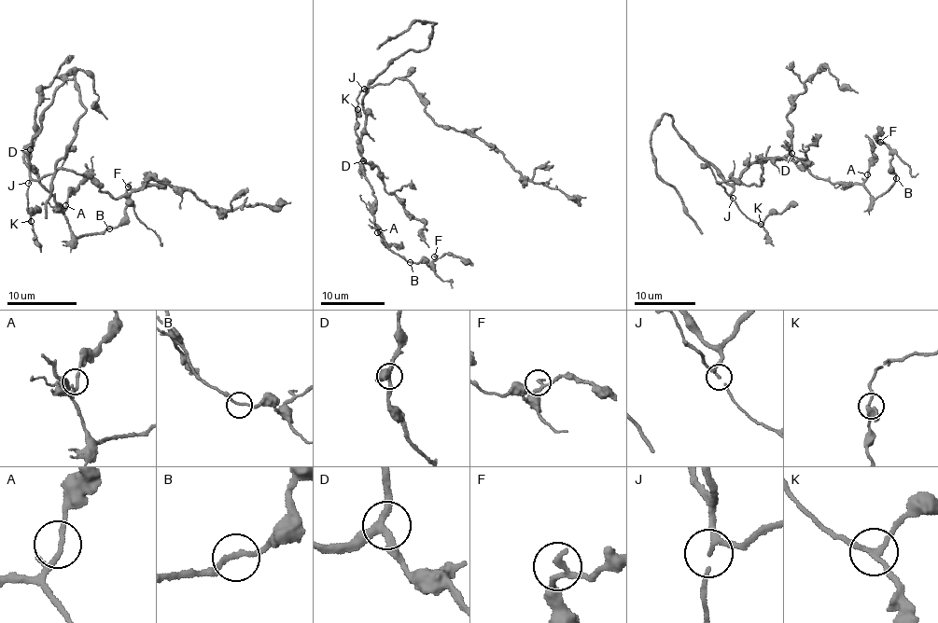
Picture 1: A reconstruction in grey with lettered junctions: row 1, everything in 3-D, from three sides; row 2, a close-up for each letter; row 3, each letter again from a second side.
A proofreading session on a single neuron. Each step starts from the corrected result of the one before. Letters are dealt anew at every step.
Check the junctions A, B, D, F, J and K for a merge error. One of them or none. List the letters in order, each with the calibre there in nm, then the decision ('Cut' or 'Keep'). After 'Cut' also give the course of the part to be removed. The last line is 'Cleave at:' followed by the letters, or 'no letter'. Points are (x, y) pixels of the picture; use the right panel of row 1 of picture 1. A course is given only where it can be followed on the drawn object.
A: Thickness 160 nm. Keep
B: Thickness 190 nm. Keep
D: Thickness 280 nm. Keep
F: Thickness 190 nm. Keep
J: Thickness 160 nm. Keep
K: Thickness 190 nm. Keep
Cleave at: no letter

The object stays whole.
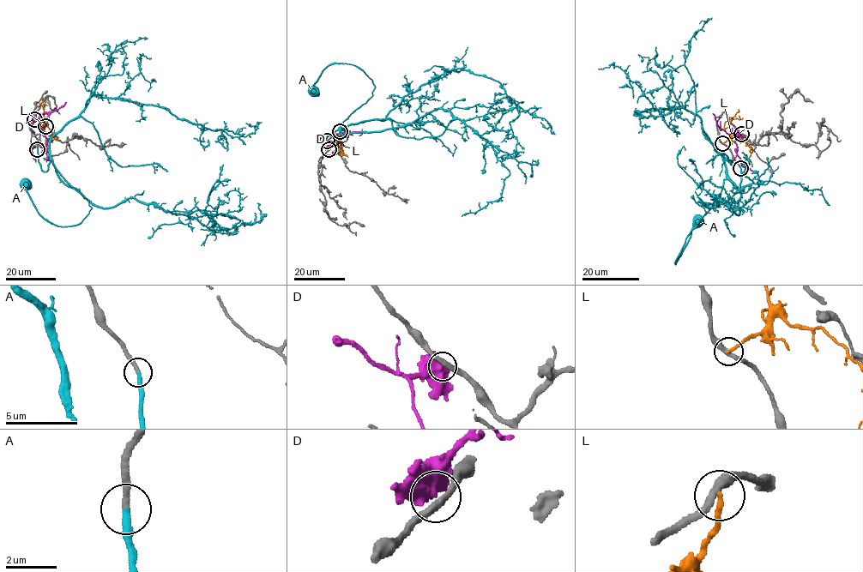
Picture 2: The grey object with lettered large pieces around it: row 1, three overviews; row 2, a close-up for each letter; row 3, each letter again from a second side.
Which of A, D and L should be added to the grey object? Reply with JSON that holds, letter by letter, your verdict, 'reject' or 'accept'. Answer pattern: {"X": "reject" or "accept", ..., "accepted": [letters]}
{"A": "accept", "D": "reject", "L": "reject", "accepted": ["A"]}

